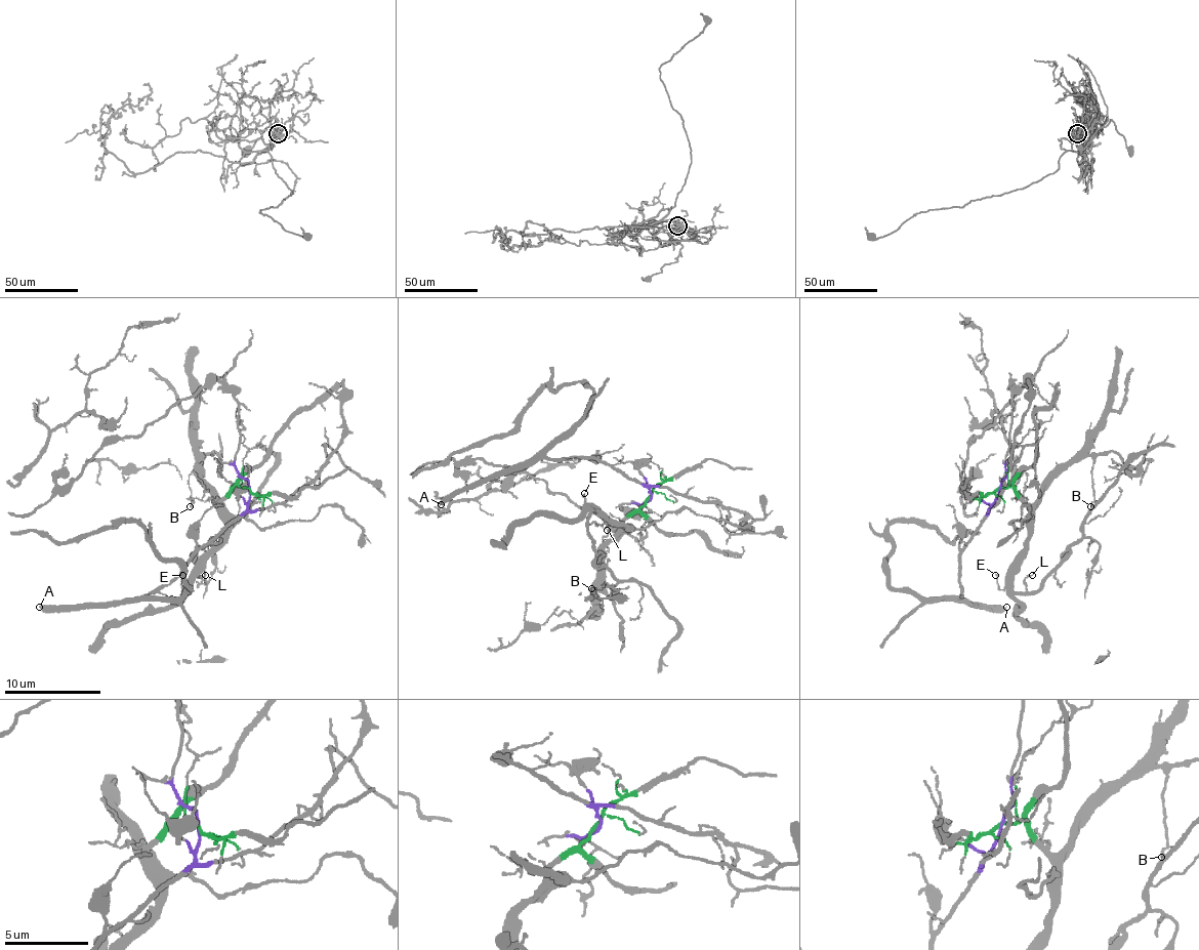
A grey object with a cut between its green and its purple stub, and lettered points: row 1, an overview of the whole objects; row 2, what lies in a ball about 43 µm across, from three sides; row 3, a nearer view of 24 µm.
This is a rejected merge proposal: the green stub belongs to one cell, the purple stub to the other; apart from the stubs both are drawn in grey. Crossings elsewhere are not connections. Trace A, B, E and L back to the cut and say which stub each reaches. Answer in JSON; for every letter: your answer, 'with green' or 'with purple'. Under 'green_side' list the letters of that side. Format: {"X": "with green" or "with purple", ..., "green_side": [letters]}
{"A": "with purple", "B": "with green", "E": "with green", "L": "with green", "green_side": ["B", "E", "L"]}

